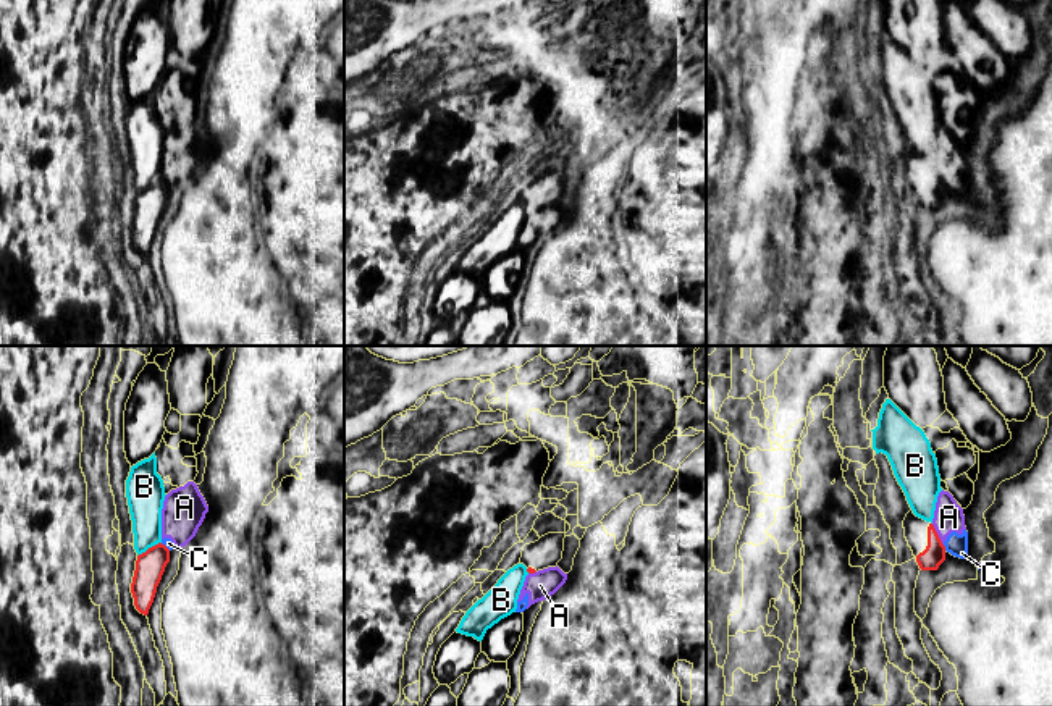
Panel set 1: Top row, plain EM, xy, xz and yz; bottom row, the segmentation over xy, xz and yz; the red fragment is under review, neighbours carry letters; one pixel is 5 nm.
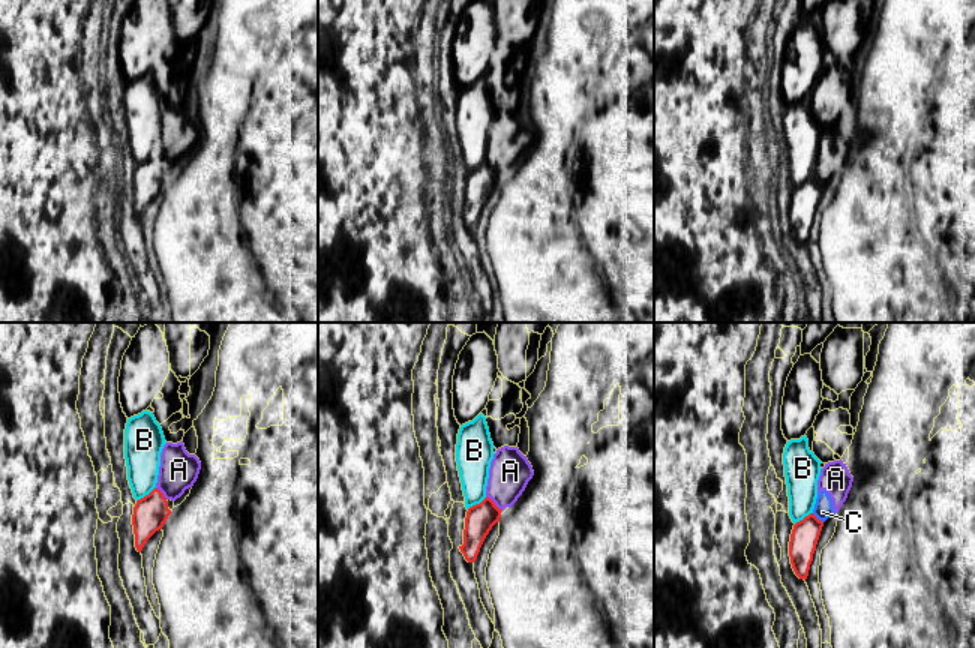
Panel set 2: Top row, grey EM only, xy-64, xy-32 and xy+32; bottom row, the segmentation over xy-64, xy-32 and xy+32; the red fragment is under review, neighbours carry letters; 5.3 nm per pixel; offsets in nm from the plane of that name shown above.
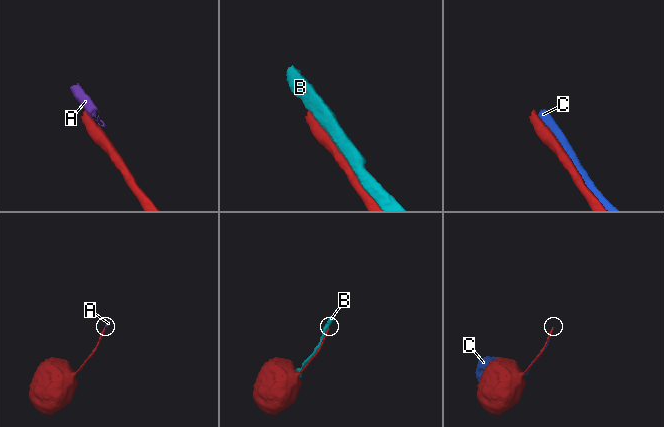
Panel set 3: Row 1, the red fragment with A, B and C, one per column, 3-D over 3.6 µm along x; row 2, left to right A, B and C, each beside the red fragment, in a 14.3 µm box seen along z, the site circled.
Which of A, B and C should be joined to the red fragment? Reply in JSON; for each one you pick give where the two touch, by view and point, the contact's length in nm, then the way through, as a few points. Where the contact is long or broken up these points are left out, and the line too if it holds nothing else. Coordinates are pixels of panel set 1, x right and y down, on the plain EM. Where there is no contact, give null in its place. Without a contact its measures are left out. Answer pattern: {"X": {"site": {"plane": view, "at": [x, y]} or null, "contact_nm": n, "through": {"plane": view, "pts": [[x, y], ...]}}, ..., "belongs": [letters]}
{"belongs": []}

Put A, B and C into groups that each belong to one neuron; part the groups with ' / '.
A C / B

